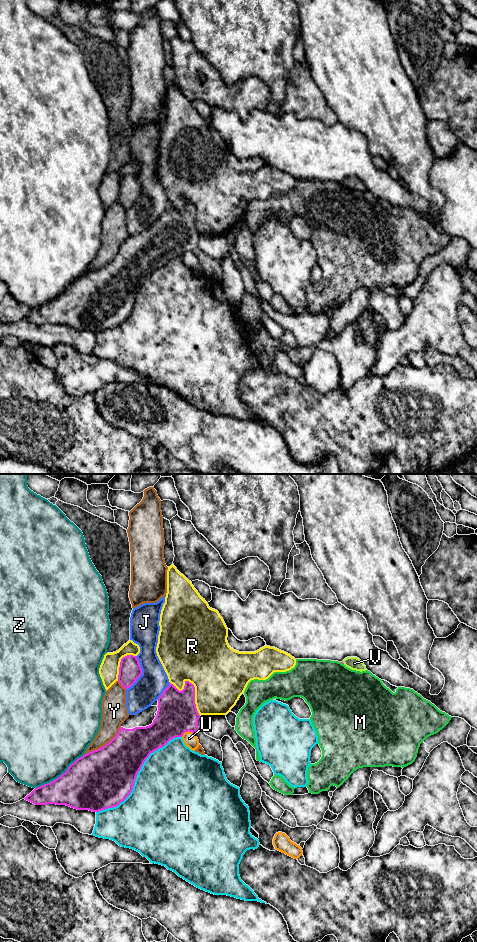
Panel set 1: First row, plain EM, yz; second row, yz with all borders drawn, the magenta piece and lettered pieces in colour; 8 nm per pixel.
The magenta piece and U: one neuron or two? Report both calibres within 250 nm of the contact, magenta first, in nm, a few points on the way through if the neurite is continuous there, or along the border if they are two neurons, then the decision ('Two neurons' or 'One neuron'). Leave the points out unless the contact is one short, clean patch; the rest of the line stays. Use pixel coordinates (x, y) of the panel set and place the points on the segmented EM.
Thickness 320 nm (magenta) against 110 nm. Two neurons

